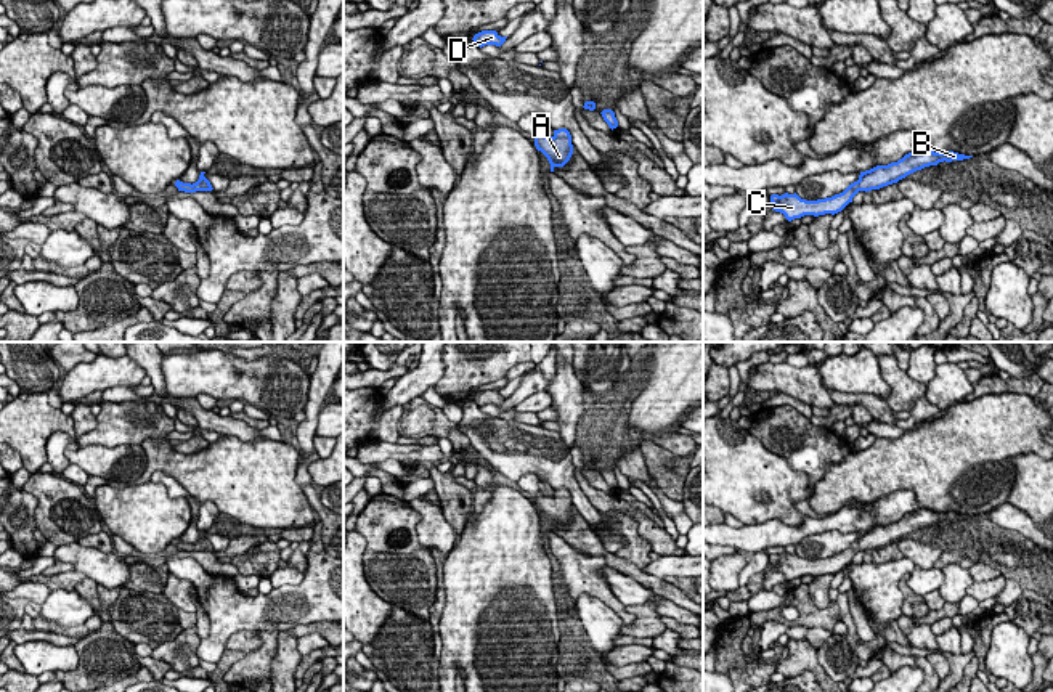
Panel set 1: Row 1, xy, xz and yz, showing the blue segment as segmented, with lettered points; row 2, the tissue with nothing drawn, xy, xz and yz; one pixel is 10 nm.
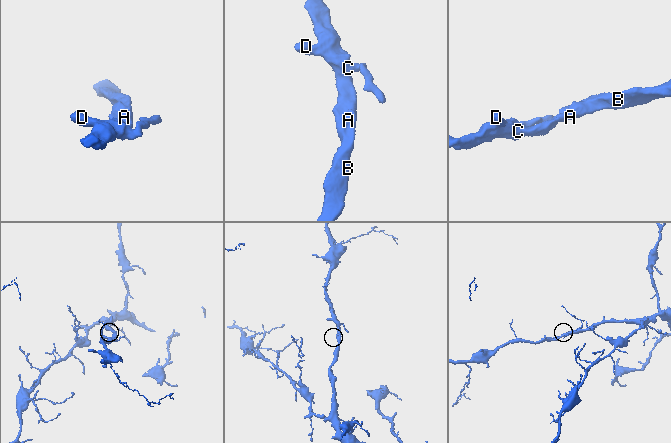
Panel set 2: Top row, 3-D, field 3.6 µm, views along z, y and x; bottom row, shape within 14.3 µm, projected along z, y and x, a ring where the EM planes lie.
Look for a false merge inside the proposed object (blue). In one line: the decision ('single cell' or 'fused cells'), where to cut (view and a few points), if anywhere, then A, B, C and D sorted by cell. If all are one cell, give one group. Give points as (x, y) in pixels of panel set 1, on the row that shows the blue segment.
single cell; no cut; A B C D

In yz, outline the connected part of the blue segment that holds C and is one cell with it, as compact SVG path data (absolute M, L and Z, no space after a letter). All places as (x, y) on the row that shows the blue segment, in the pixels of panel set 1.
M917 149L913 153L905 154L897 162L891 162L888 165L876 165L870 170L860 172L859 180L851 183L843 193L835 194L831 197L817 199L817 201L806 201L801 199L796 193L795 194L772 194L770 204L774 206L772 210L780 212L785 215L788 222L795 218L801 218L804 215L825 215L825 214L838 214L841 212L852 197L859 191L872 191L880 189L883 186L897 183L899 180L905 178L907 175L921 170L929 165L937 165L939 162L952 162L952 161L963 161L973 156L958 154L953 151L949 153L934 153L928 149Z

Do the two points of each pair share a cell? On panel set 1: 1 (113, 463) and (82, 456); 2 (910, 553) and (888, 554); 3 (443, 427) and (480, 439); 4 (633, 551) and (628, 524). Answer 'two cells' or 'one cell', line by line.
1: one cell
2: two cells
3: two cells
4: one cell

